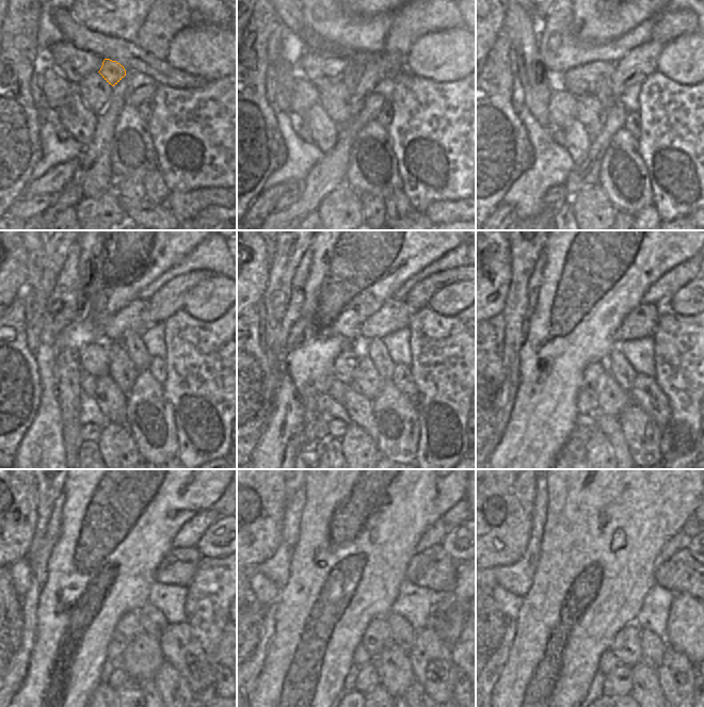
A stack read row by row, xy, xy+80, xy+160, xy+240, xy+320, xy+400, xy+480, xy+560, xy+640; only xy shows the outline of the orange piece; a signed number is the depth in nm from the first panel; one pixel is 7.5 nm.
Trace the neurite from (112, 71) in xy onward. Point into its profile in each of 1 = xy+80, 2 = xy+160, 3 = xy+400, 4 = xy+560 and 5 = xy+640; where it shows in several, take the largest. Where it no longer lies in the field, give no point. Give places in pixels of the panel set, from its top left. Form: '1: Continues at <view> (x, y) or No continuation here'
1: Continues at xy+80 (352, 74)
2: Continues at xy+160 (604, 94)
3: Continues at xy+400 (617, 365)
4: Continues at xy+560 (403, 635)
5: Continues at xy+640 (654, 647).

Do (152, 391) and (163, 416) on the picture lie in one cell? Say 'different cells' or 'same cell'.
same cell

